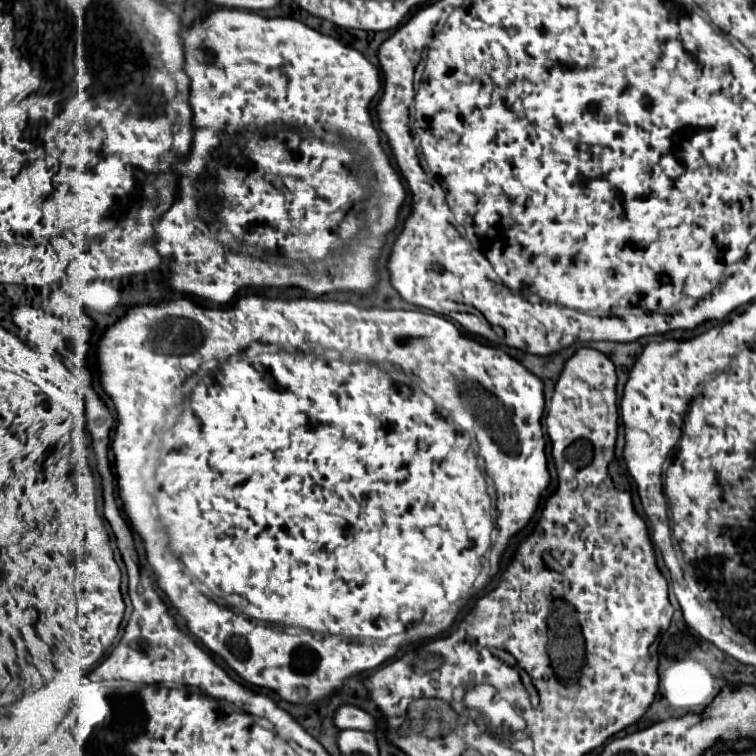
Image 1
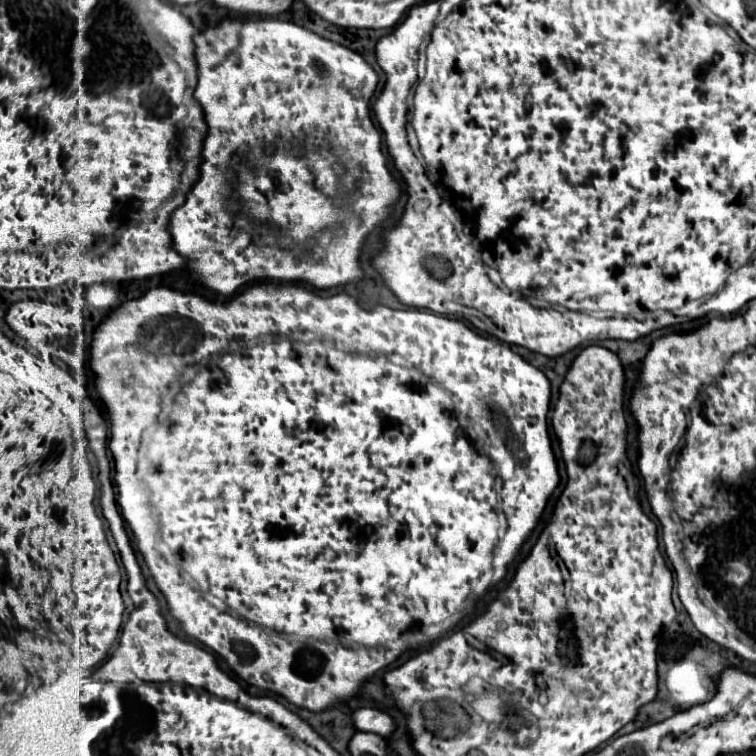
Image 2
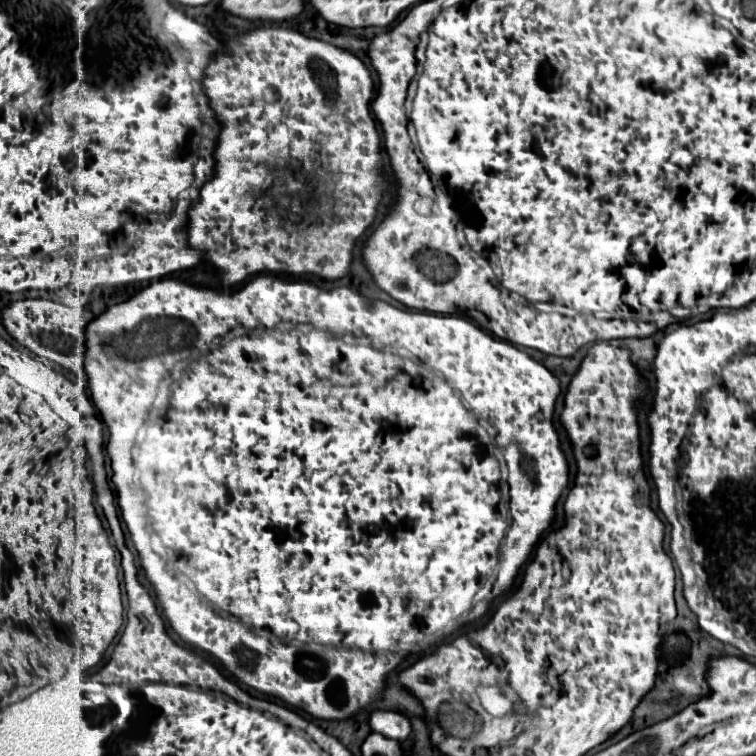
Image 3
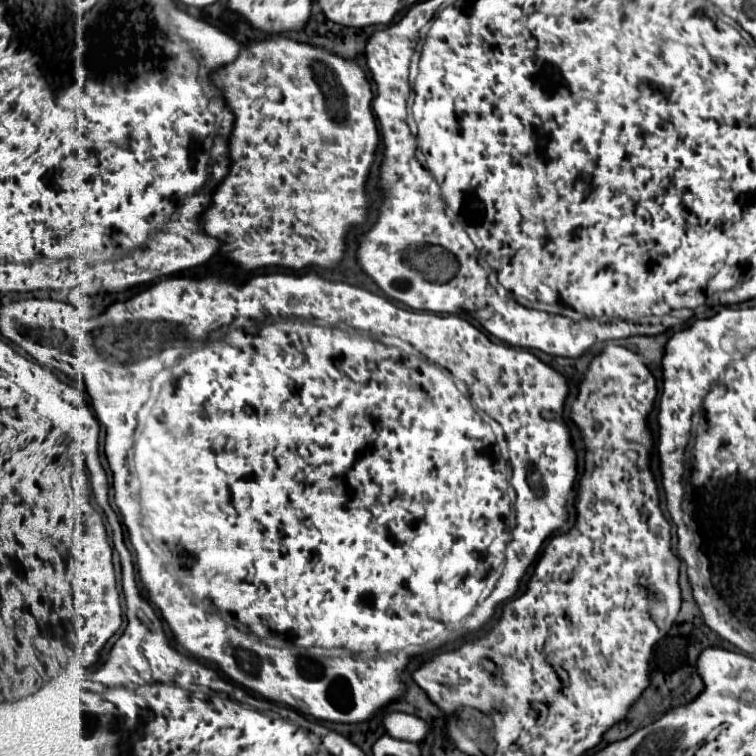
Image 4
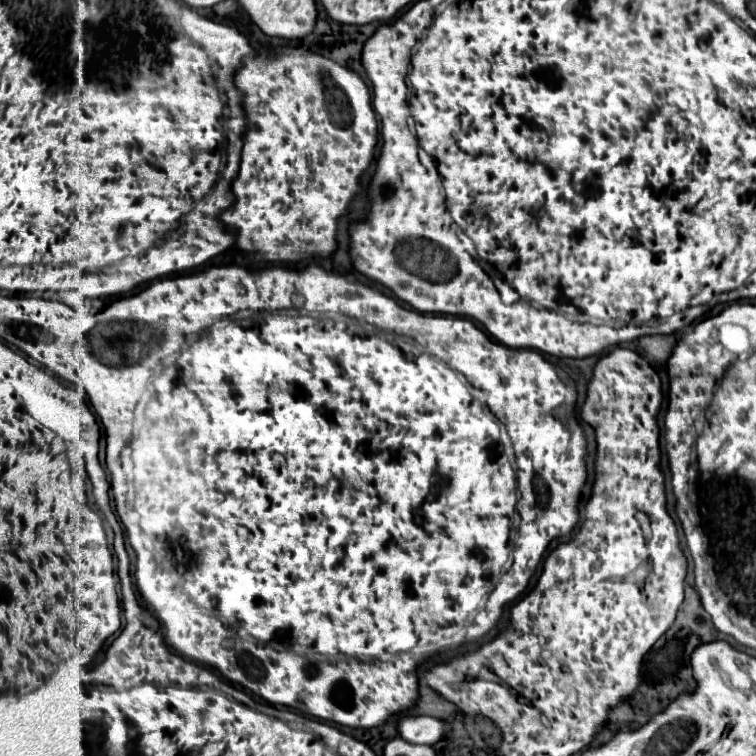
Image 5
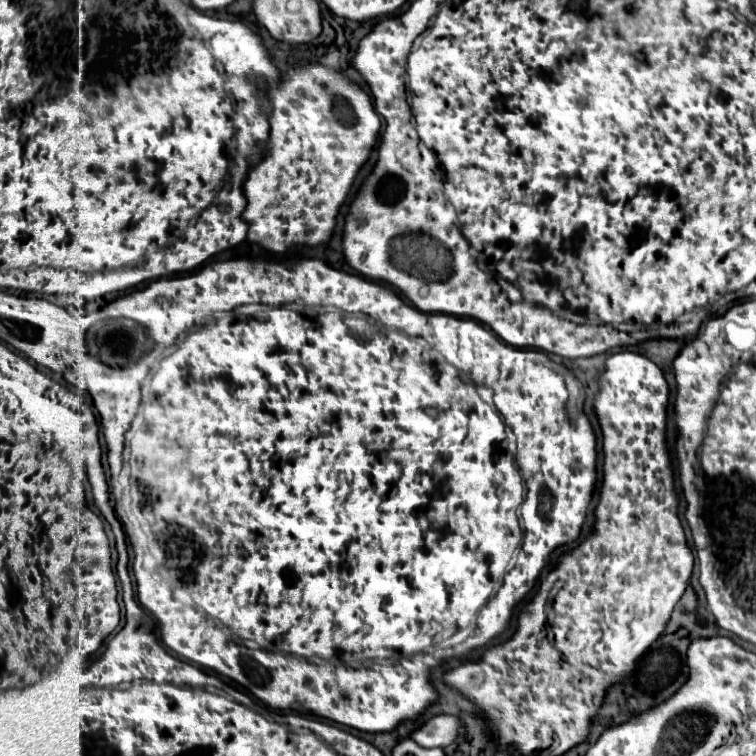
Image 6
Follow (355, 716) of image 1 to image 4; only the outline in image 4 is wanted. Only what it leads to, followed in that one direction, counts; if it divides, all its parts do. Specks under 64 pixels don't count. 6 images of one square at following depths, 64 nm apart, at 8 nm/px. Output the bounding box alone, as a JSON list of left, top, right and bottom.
[382,712,428,742]

